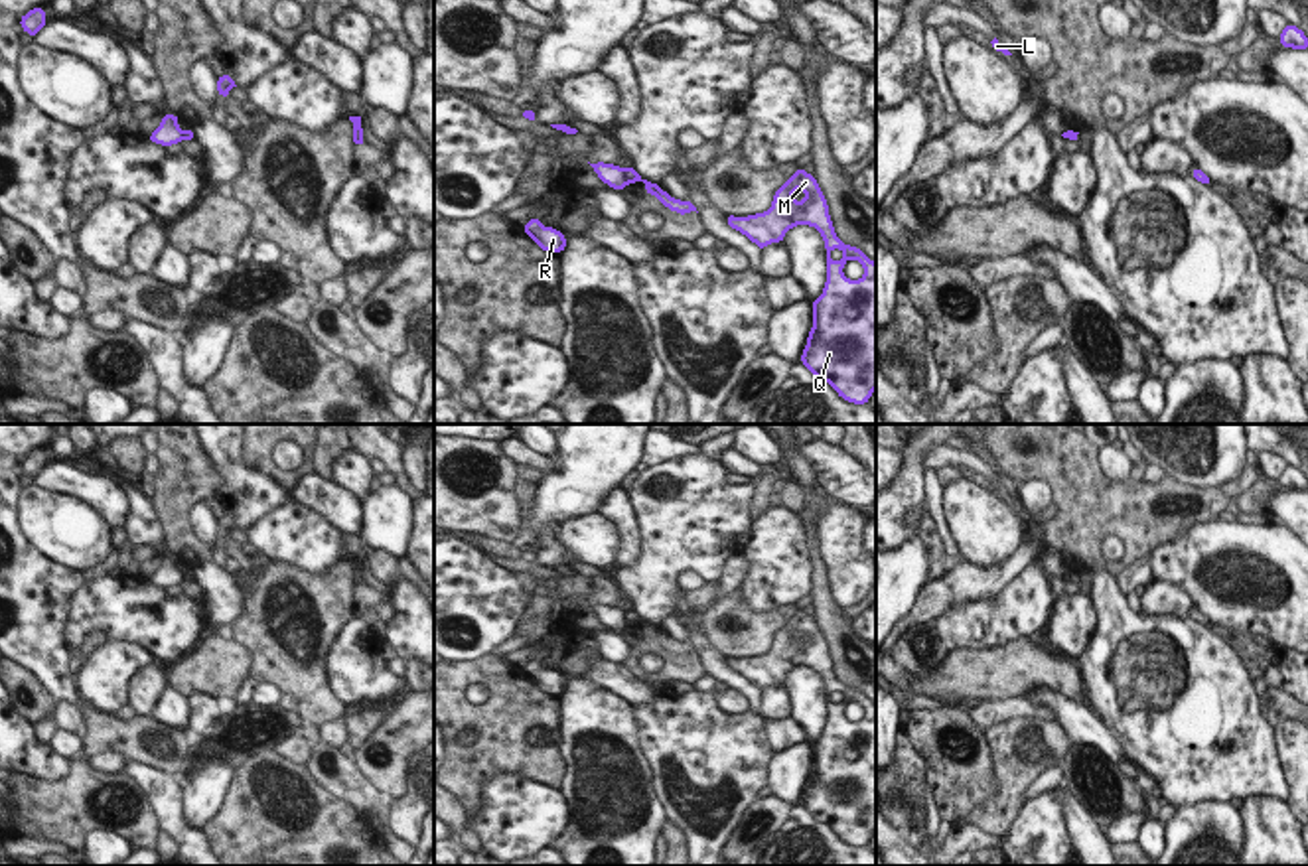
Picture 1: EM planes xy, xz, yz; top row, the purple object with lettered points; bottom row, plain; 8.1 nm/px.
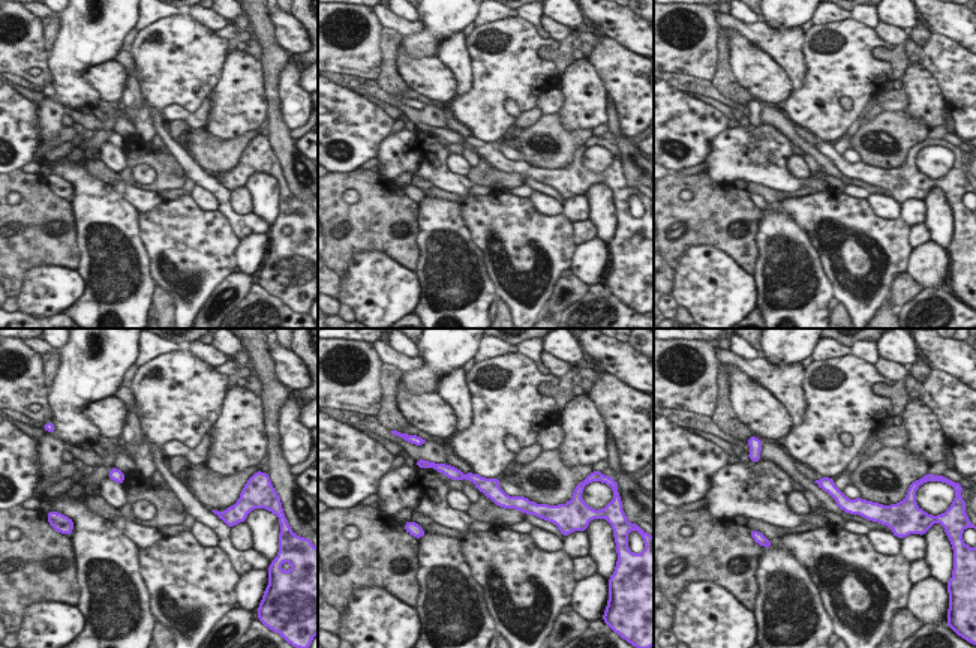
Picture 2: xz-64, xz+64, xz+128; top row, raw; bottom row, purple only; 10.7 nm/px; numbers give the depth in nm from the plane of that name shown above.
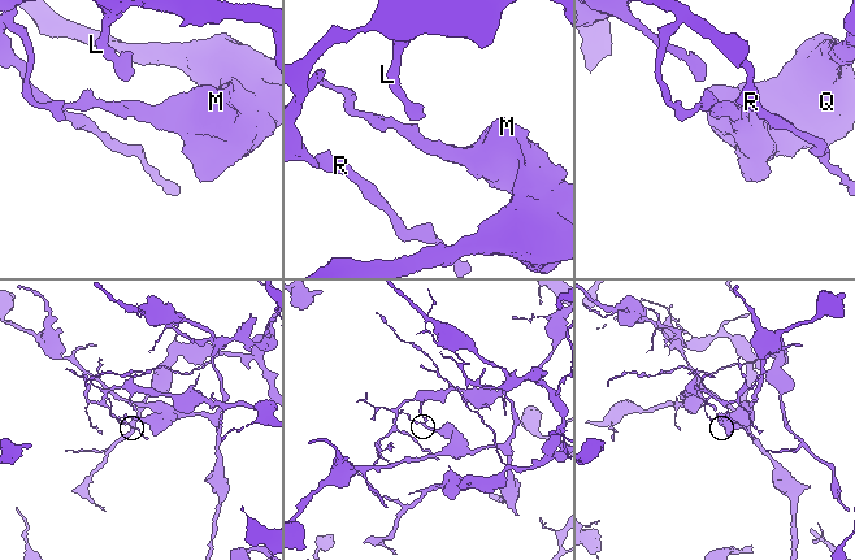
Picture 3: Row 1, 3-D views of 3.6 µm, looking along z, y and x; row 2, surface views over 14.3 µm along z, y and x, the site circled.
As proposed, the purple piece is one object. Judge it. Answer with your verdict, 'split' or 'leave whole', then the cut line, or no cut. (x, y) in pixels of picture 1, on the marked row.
split | xz (624, 170), (628, 182)

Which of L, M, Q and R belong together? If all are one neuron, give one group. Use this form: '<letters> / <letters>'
L R / M Q

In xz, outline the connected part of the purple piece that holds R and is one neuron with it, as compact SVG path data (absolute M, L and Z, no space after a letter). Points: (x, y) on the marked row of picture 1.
M539 217L527 221L523 233L546 253L558 254L566 249L566 237L554 227L543 227Z

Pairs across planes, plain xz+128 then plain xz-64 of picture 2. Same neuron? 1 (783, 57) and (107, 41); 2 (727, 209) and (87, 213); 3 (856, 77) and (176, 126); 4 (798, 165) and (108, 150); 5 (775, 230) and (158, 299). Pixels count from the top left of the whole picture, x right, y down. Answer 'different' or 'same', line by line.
1: different
2: different
3: different
4: same
5: different

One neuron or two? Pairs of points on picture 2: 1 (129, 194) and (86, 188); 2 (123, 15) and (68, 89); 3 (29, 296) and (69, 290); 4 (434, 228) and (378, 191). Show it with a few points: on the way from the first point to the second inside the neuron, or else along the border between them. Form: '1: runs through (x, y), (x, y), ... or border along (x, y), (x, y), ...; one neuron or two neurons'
1: border along (110, 185), (138, 212); two neurons
2: runs through (105, 33), (68, 71); one neuron
3: runs through (39, 293), (47, 288), (59, 288); one neuron
4: border along (417, 203), (419, 254); two neurons

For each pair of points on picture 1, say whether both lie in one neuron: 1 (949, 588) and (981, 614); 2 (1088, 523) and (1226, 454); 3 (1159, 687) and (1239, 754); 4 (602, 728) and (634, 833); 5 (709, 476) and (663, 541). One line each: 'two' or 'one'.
1: two
2: two
3: one
4: one
5: one

